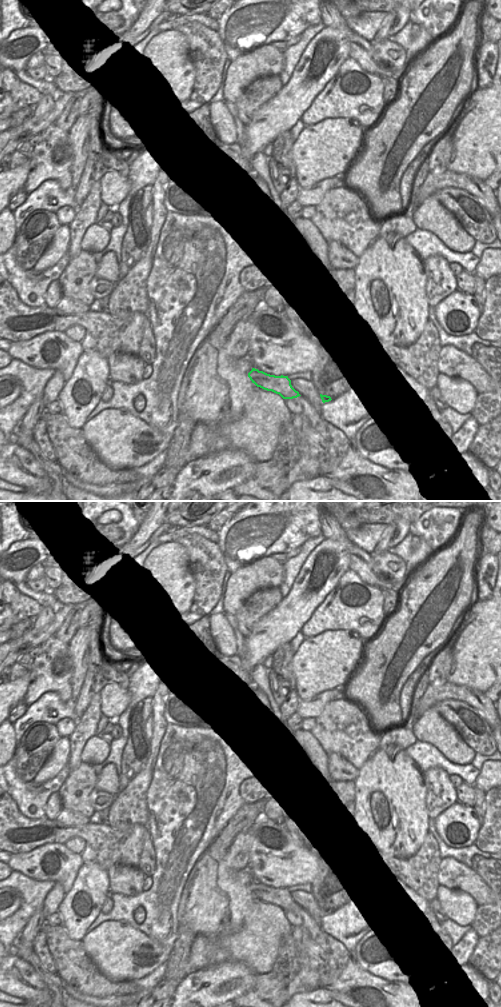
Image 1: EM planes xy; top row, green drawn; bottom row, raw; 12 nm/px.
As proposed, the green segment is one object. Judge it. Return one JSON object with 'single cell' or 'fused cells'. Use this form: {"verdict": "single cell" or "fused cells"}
{"verdict": "fused cells"}

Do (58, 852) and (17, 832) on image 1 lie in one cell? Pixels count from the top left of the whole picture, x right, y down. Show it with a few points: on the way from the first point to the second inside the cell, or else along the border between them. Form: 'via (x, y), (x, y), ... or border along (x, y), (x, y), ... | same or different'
border along (63, 843), (44, 843), (21, 853) | different

